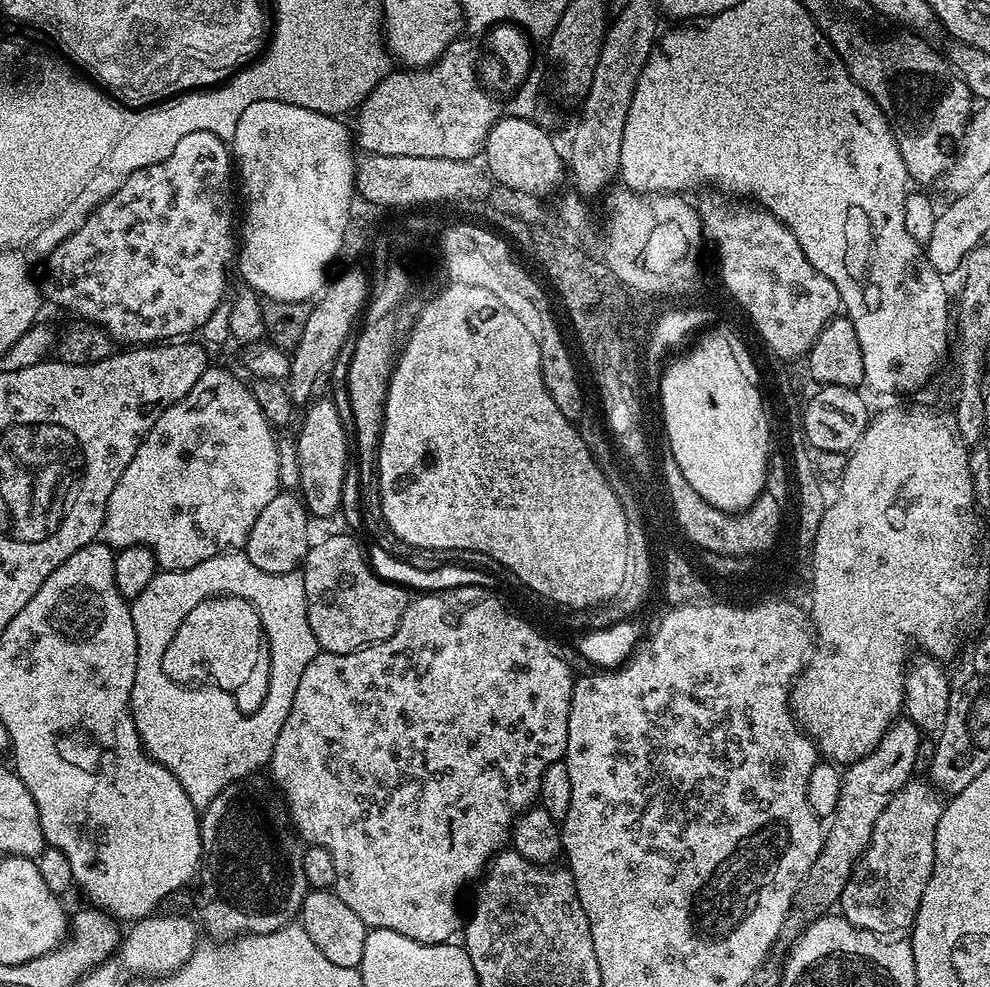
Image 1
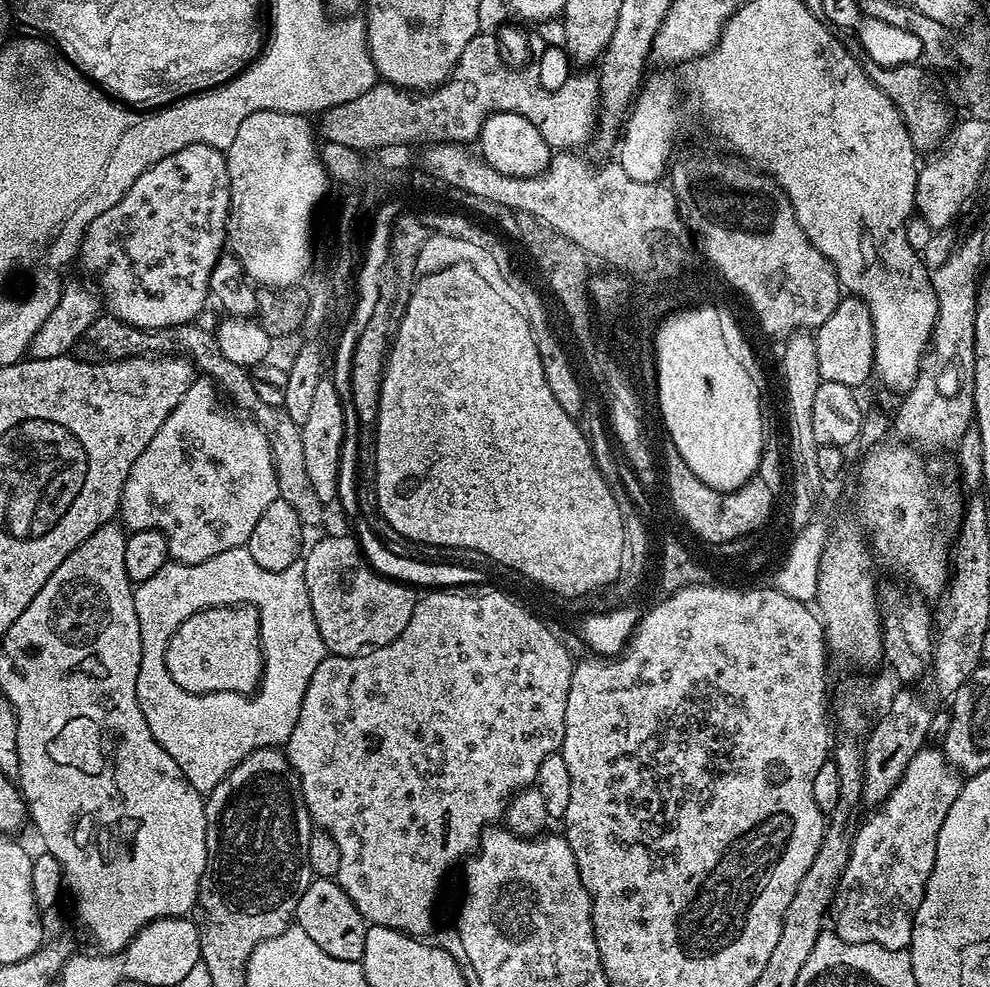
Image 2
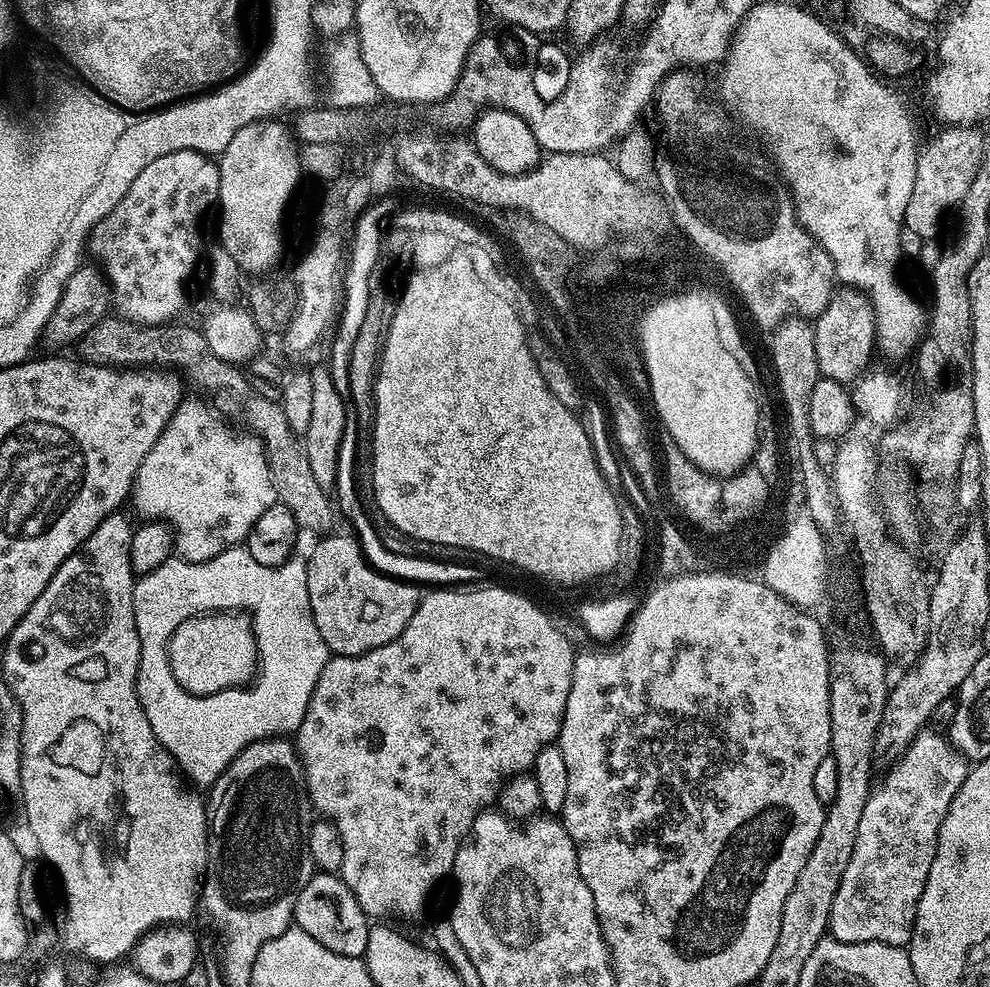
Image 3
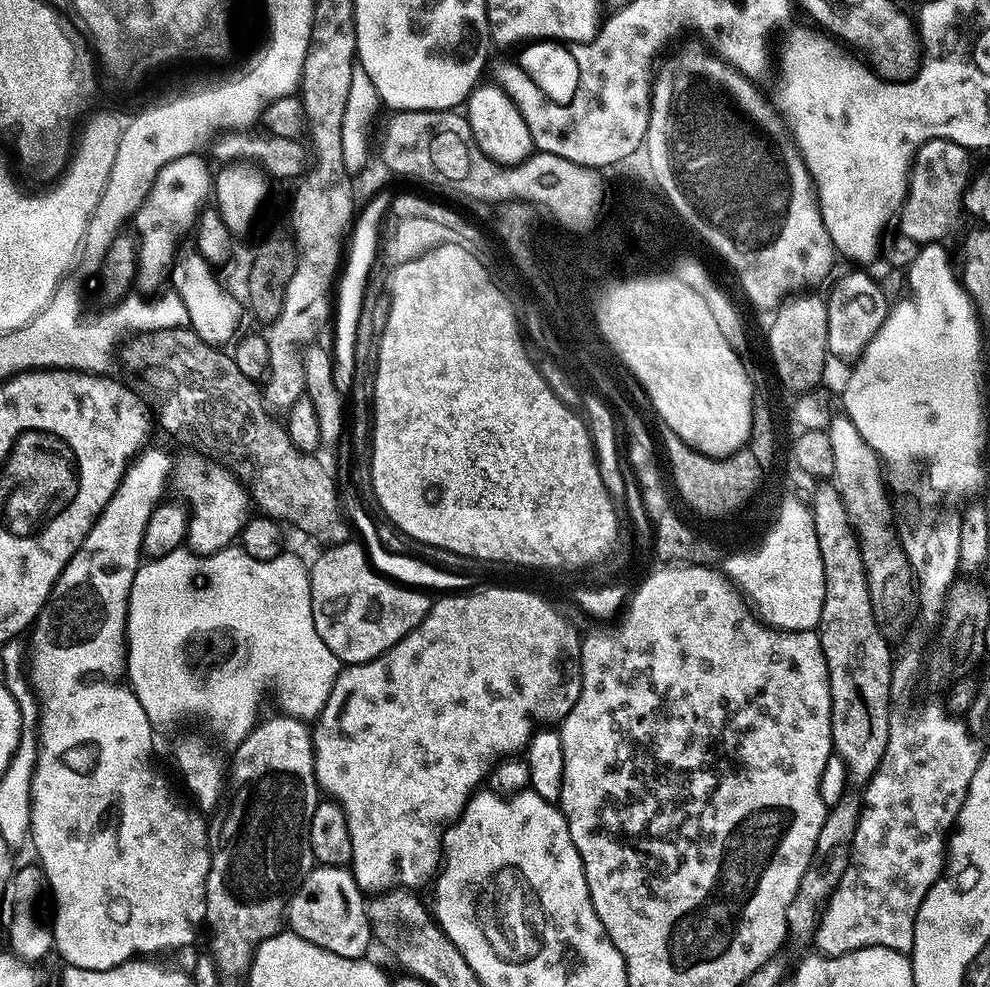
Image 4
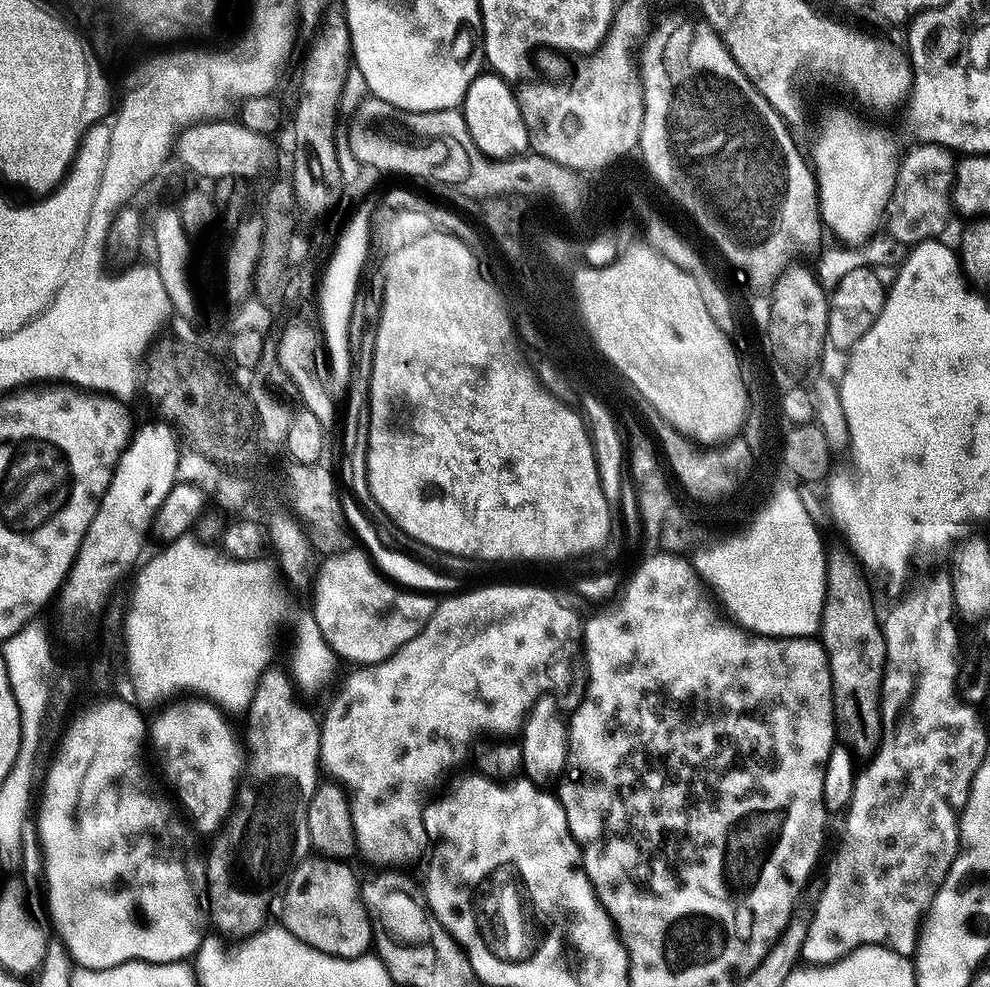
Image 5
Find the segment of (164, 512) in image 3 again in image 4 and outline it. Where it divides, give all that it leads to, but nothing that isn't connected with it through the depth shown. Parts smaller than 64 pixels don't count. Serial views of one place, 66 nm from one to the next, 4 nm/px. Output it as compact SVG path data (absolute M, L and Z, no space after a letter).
M196 452L175 457L170 472L170 484L188 499L190 509L186 544L198 556L208 556L229 547L239 537L250 519L250 492L240 485L240 480L220 464L207 464Z

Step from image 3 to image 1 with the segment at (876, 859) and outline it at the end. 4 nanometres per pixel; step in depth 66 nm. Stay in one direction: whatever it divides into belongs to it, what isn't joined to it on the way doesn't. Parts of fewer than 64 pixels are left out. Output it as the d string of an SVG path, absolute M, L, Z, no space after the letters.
M927 779L924 780L909 780L892 799L890 806L878 814L874 834L870 834L870 842L838 901L839 915L856 928L873 932L876 936L888 938L911 929L932 873L934 838L944 813L945 801L938 795L937 789Z

